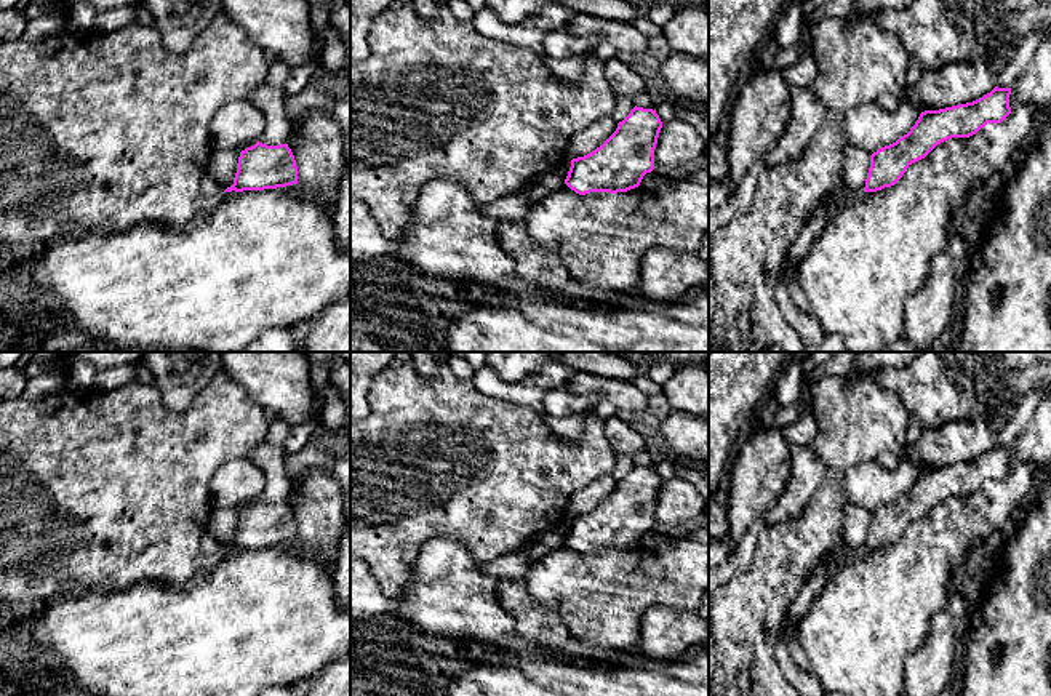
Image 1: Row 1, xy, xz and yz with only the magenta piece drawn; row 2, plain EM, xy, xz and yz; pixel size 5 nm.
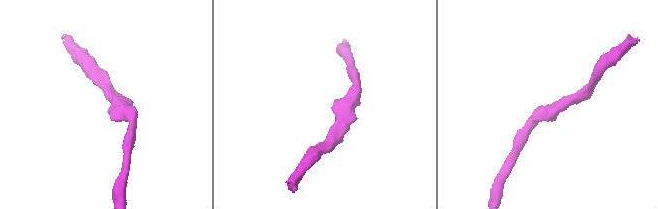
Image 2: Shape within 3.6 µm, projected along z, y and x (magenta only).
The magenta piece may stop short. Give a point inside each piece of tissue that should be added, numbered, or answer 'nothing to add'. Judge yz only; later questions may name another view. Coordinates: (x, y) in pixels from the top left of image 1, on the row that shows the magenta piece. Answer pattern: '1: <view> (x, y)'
nothing to add

